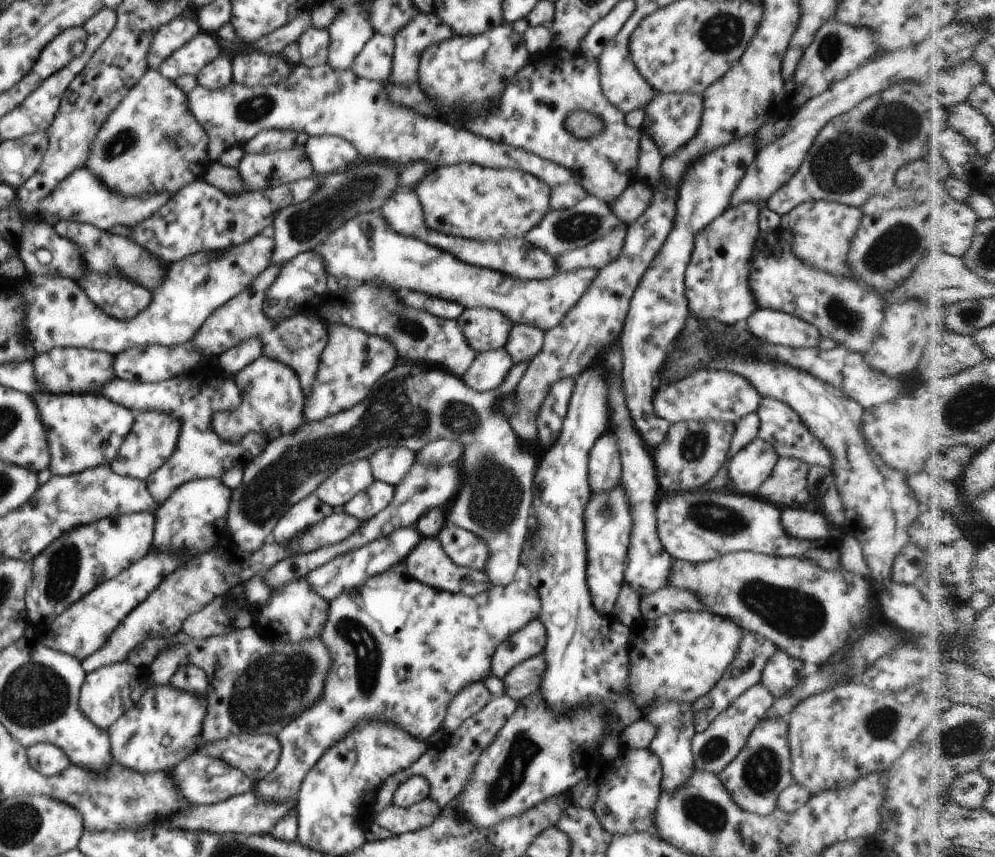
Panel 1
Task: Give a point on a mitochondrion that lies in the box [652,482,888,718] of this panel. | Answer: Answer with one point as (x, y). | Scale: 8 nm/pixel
(795, 614)

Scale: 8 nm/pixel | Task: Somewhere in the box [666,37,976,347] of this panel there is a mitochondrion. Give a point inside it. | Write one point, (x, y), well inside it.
(840, 168)

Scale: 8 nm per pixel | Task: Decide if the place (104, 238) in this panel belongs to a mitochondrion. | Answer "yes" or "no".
no

